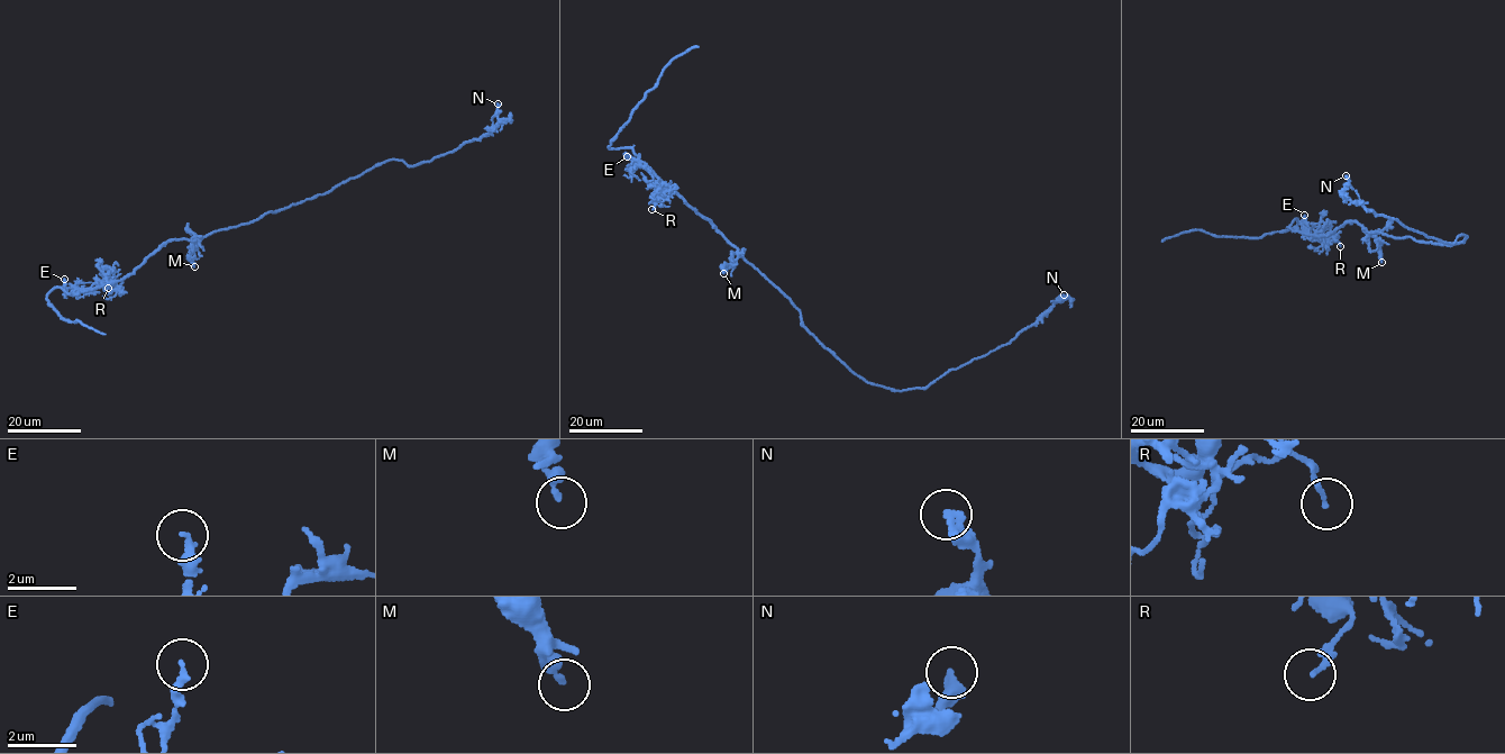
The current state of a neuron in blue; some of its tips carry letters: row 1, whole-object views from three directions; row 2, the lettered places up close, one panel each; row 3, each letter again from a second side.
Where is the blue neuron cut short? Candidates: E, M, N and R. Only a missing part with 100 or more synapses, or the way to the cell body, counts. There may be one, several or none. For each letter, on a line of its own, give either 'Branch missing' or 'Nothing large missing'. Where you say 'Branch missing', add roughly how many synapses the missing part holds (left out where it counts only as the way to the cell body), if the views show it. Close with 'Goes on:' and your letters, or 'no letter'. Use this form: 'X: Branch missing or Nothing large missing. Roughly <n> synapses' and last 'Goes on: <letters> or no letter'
E: Nothing large missing
M: Nothing large missing
N: Nothing large missing
R: Nothing large missing
Goes on: no letter

